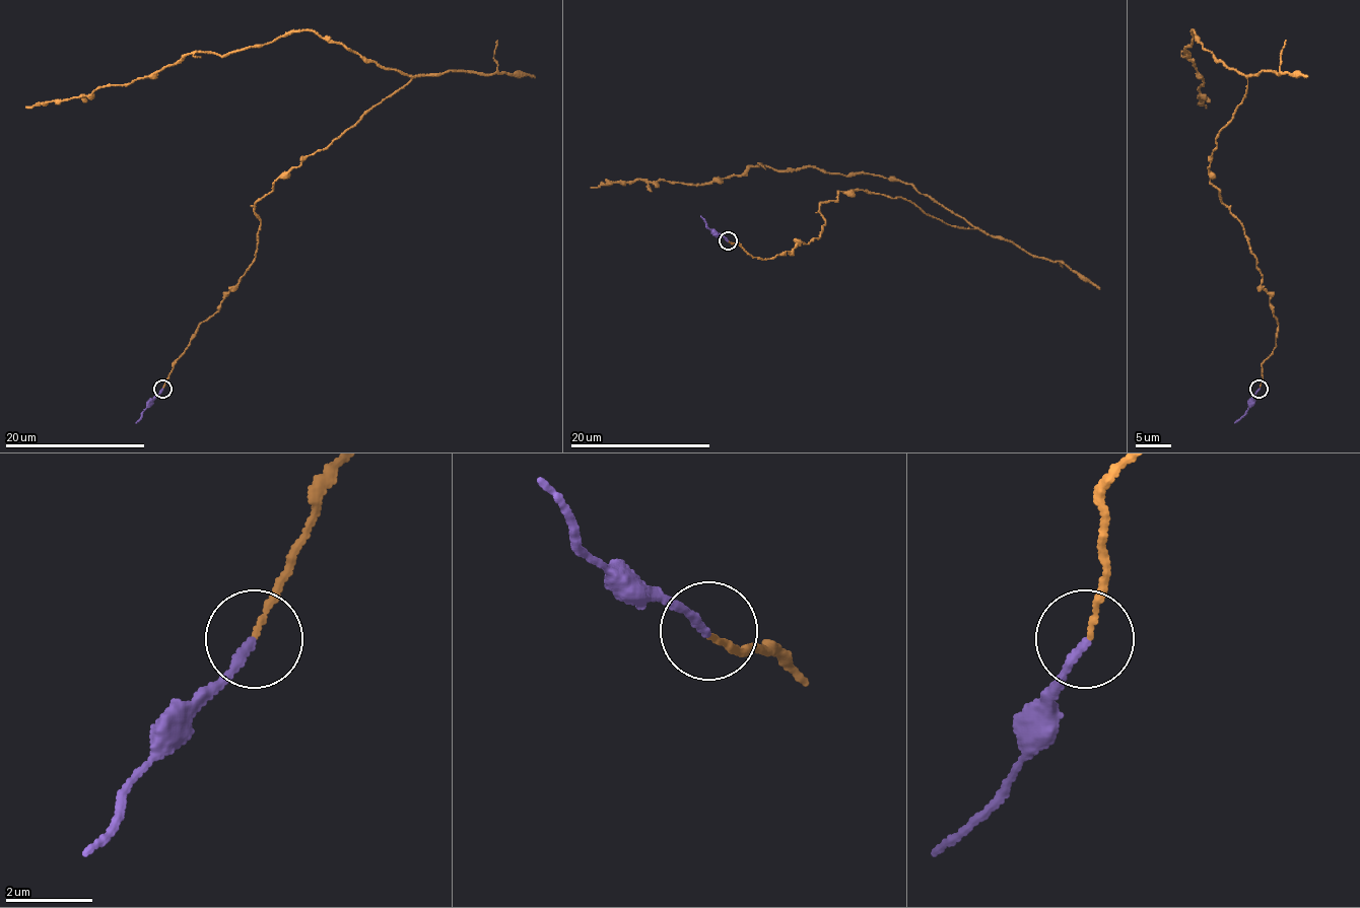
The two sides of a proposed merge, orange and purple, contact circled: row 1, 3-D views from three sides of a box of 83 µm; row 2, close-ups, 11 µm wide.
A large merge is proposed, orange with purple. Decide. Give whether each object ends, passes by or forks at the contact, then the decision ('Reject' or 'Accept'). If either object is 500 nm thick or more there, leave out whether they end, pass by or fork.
At the ring orange ends. At the ring purple ends. Accept

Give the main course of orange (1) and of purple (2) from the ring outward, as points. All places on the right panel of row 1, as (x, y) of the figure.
1: (1260, 388), (1277, 318), (1209, 167), (1247, 78), (1193, 30), (1183, 54), (1207, 108)
2: (1260, 388), (1253, 404), (1235, 423)

